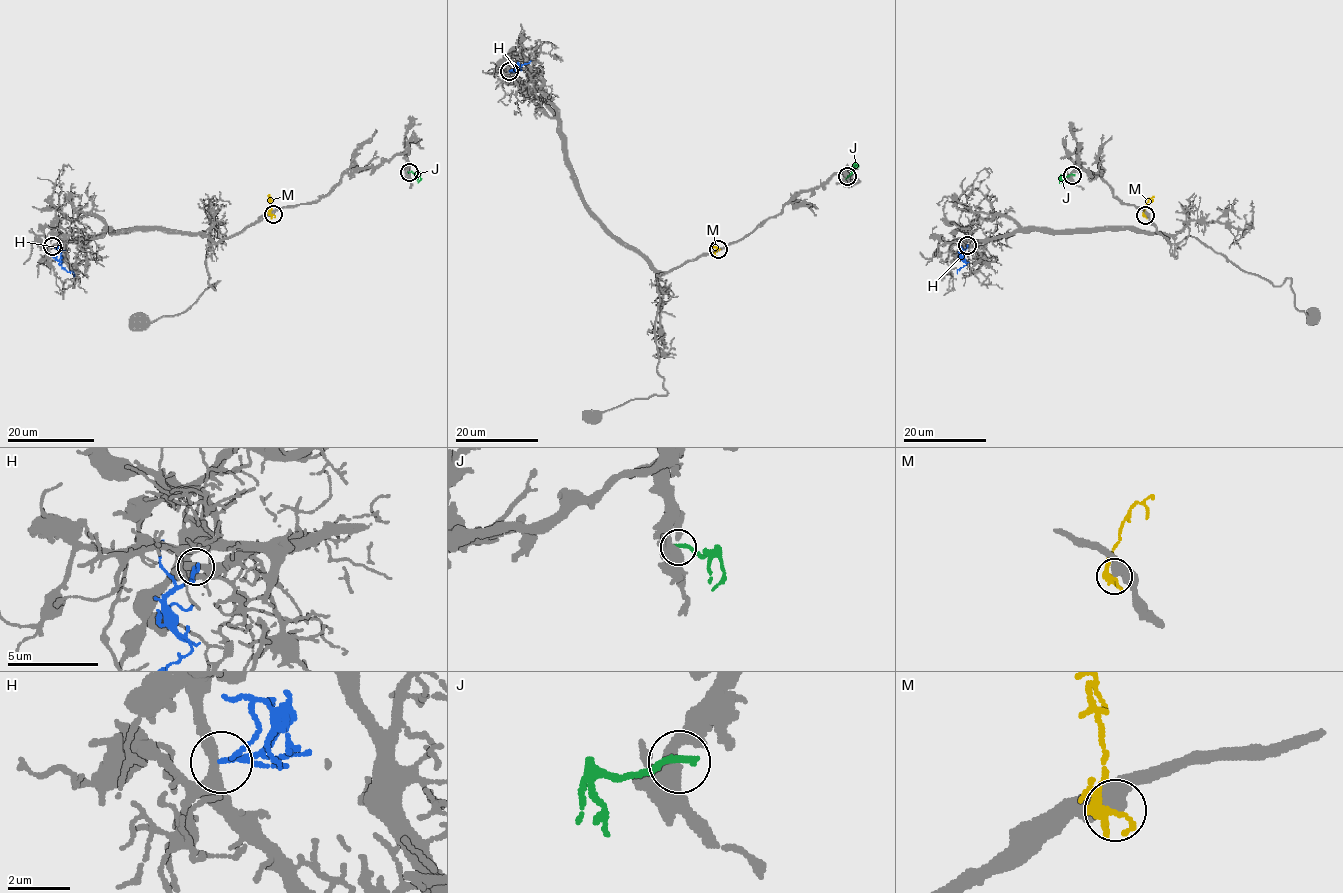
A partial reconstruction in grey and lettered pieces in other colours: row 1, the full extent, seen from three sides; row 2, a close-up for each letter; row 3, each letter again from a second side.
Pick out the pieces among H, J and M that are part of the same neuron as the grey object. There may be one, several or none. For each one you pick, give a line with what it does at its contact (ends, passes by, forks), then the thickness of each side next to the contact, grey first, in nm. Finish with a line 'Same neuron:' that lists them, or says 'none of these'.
Same neuron: none of these

